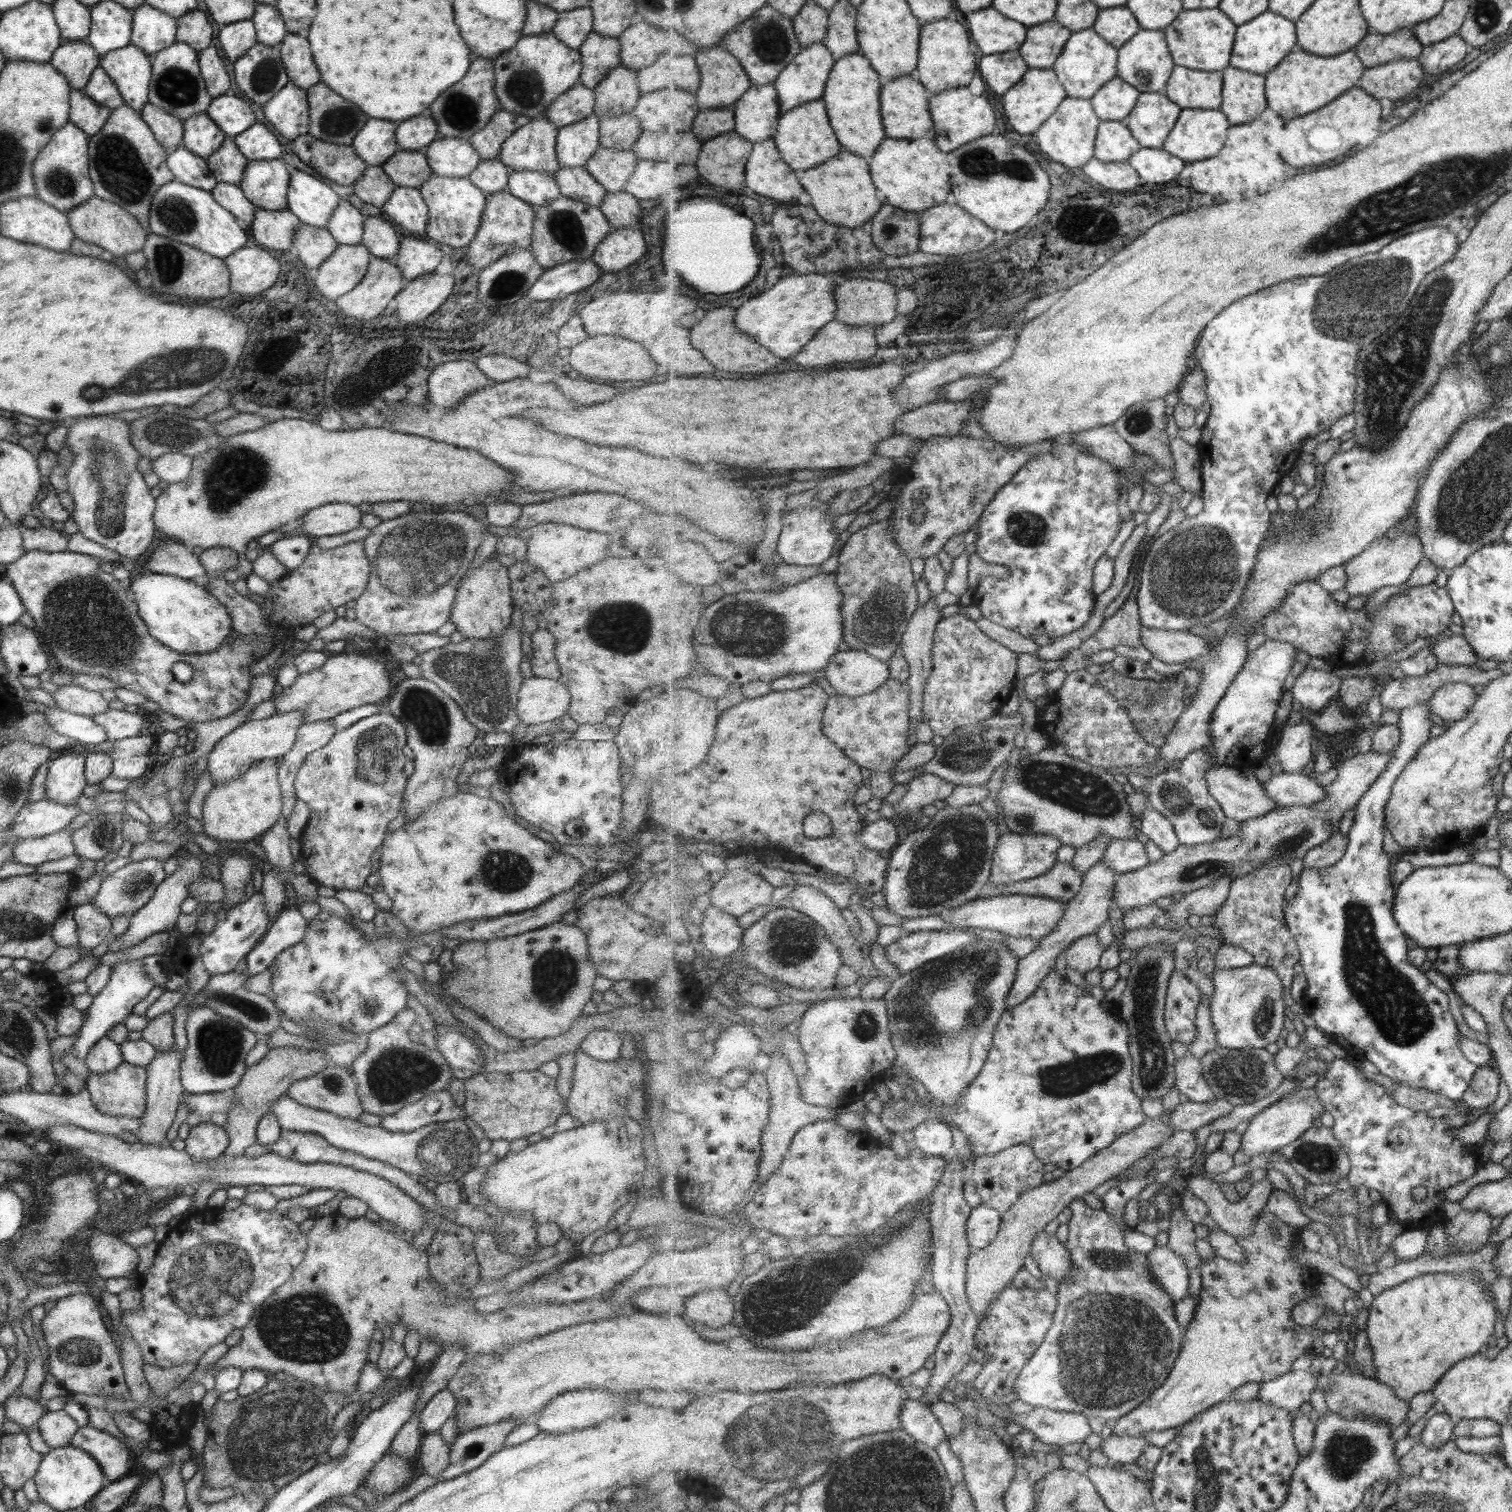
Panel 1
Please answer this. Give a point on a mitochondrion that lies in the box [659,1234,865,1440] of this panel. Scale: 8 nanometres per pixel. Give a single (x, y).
(804, 1305)

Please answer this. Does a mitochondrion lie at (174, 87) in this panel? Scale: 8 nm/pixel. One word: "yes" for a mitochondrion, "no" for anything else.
yes

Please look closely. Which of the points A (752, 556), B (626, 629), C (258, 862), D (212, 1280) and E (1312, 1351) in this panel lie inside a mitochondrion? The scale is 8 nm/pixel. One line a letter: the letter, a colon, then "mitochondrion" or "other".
A: other
B: mitochondrion
C: other
D: mitochondrion
E: other

